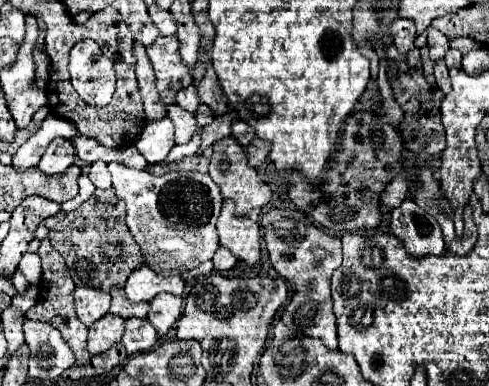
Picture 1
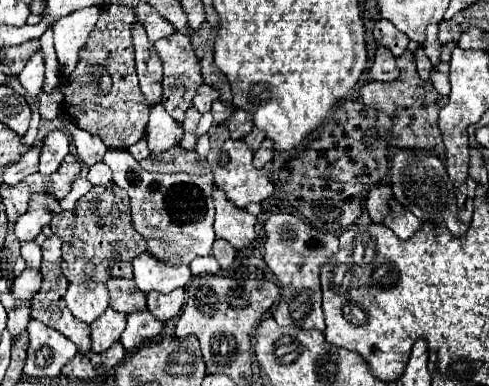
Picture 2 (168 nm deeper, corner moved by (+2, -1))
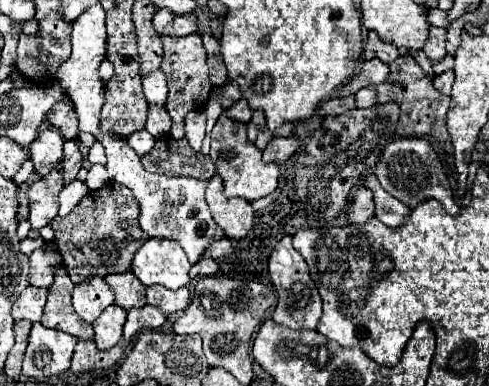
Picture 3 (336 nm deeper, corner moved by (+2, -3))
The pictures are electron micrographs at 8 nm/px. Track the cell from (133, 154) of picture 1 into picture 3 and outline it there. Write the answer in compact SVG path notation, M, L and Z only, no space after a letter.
M143 129L143 131L139 131L139 133L133 133L133 135L127 139L127 143L129 143L129 147L131 147L139 157L143 157L143 155L147 155L149 149L155 145L155 137L149 135L149 133Z

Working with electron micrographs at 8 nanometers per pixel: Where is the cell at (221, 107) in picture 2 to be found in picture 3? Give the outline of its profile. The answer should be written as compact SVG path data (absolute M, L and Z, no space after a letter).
M239 101L239 103L235 103L231 109L227 109L225 111L227 113L227 117L231 117L231 119L235 119L235 121L241 121L241 123L247 123L249 119L251 119L251 109L249 109L249 105L247 105L247 101Z

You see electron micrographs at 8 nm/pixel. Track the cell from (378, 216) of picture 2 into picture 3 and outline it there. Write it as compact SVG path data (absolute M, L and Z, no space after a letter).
M361 187L355 191L349 209L347 209L347 219L351 223L367 223L369 219L375 217L375 203L371 197L371 191Z

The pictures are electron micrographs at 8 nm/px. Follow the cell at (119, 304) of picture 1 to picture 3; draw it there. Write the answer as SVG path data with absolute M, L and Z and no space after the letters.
M131 271L117 273L117 275L107 275L105 281L115 293L115 303L119 307L123 307L125 311L133 309L133 307L147 305L147 301L145 301L145 285Z

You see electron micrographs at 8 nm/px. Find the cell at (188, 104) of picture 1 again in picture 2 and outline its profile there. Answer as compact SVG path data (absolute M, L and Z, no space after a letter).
M203 85L203 87L199 87L199 91L197 91L195 99L193 99L193 105L195 105L201 113L207 113L207 111L211 111L211 105L213 105L217 99L219 99L219 91L213 89L213 87L209 87L209 85Z

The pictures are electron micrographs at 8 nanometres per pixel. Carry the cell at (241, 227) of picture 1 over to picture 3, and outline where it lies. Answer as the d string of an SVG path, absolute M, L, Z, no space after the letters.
M215 175L209 179L207 187L207 205L215 223L223 229L229 239L243 239L253 227L253 209L245 199L229 199L223 195L221 177Z

